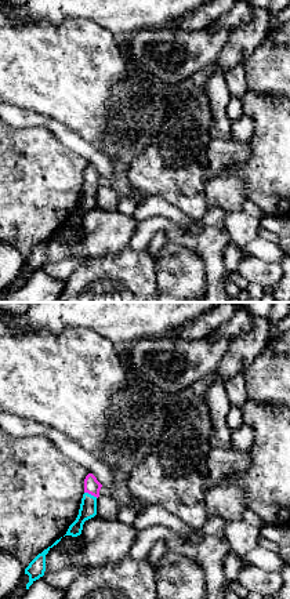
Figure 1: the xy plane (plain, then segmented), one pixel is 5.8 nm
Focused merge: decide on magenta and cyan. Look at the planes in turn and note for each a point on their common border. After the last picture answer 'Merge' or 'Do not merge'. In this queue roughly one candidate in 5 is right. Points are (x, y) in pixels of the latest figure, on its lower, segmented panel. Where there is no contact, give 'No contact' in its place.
Touches magenta at (91, 494)

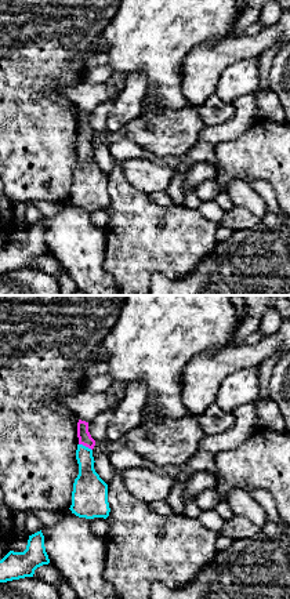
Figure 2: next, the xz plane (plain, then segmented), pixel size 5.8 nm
Touches magenta at (86, 446)

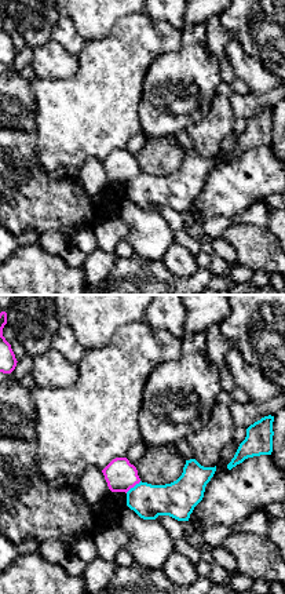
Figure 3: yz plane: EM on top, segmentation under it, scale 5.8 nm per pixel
Touches magenta at (132, 487)

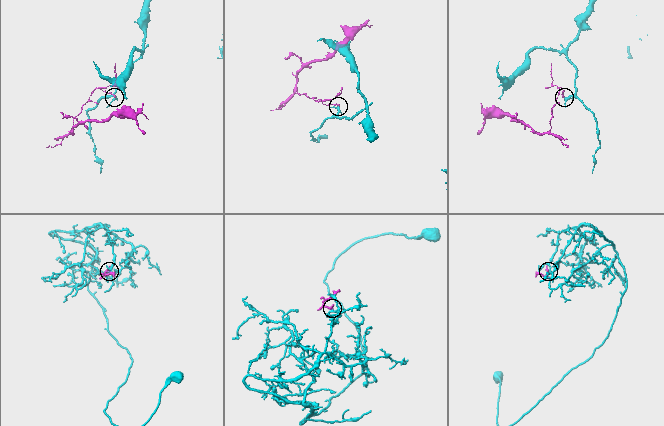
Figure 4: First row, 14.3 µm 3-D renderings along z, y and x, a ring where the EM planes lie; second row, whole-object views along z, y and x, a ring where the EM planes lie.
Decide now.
Merge

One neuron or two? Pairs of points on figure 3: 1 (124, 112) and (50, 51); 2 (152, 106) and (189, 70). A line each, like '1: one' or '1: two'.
1: two
2: one

